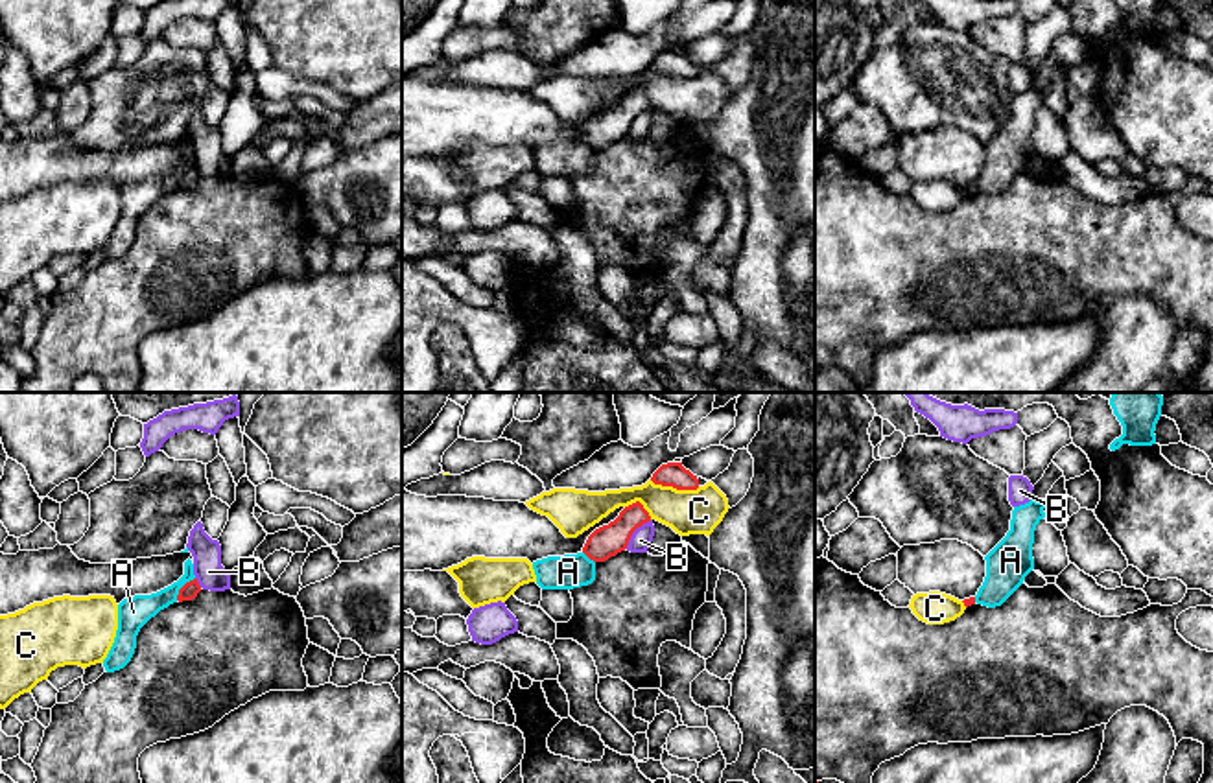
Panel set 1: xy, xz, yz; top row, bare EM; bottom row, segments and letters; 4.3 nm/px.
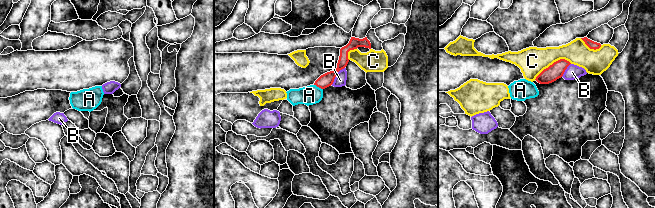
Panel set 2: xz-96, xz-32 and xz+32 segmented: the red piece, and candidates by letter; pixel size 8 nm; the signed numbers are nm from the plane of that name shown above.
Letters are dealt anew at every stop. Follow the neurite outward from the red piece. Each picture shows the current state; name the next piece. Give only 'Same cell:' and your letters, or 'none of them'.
Same cell: none of them

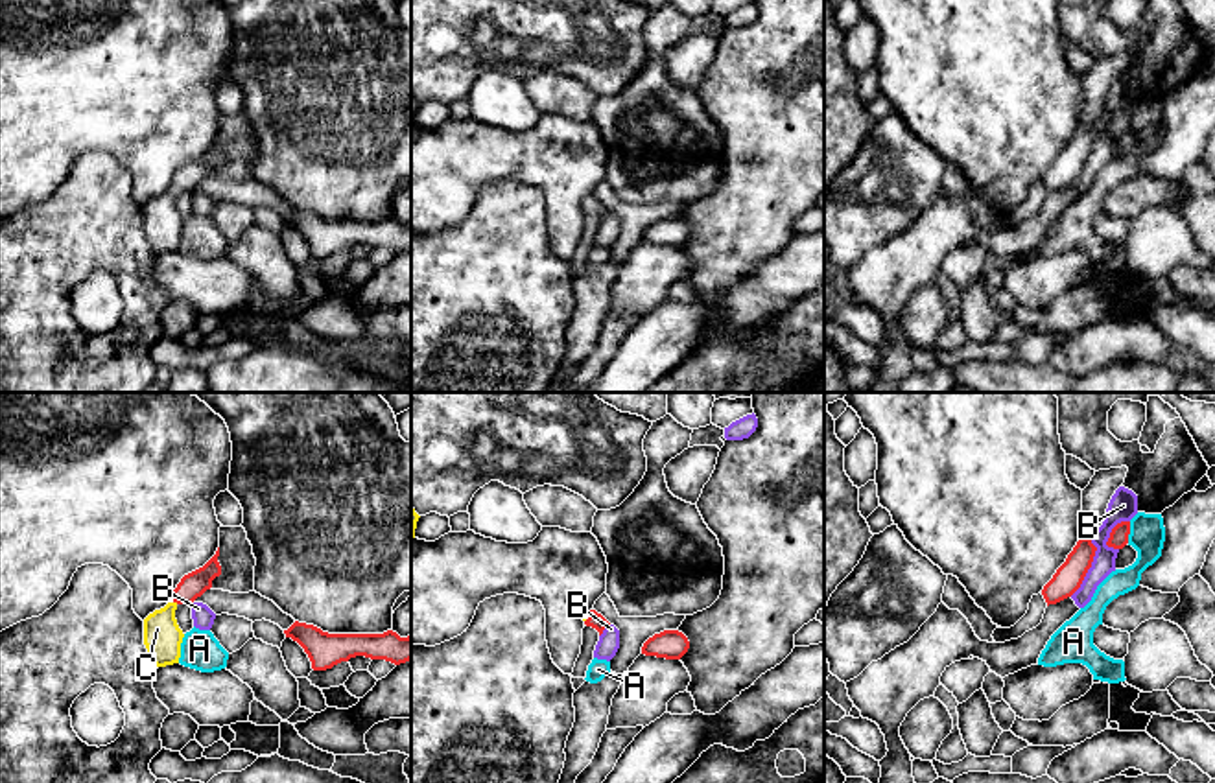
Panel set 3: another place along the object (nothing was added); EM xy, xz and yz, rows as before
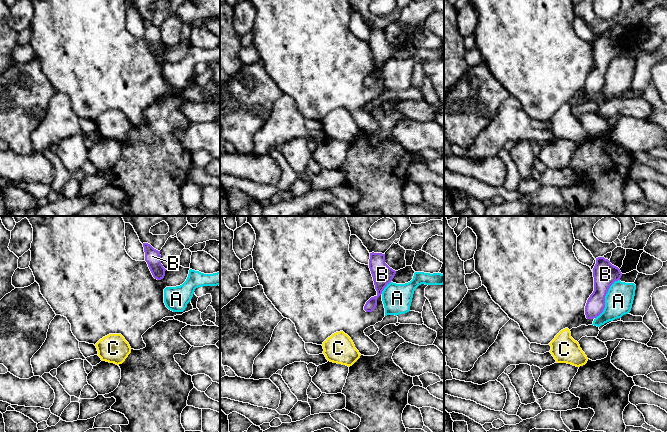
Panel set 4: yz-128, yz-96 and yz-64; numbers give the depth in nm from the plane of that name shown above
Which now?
Same cell: C

